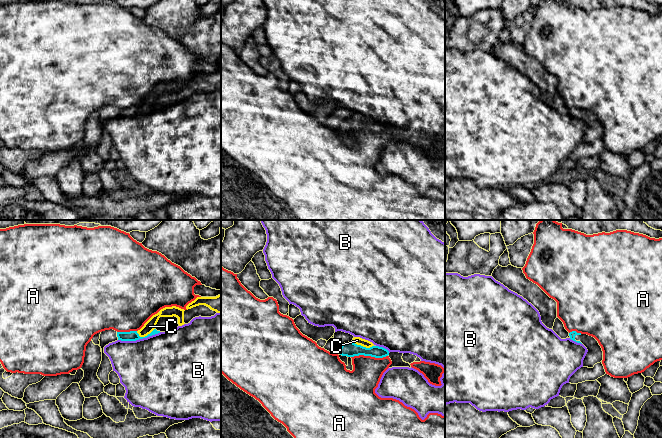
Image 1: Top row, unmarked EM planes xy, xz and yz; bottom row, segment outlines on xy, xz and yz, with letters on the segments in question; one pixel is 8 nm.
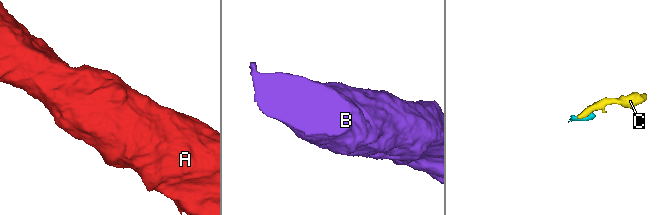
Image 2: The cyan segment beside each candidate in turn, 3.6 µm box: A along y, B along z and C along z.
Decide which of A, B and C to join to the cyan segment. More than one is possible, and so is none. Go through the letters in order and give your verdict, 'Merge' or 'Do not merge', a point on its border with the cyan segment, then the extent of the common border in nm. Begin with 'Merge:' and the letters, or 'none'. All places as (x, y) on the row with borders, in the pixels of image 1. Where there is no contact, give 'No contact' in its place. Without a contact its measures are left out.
Merge: C
A: Do not merge. Touches cyan at xz (369, 355). Shared border 300 nm
B: Do not merge. Touches cyan at xy (139, 338). Shared border 360 nm
C: Merge. Touches cyan at xz (362, 346). Shared border 180 nm

